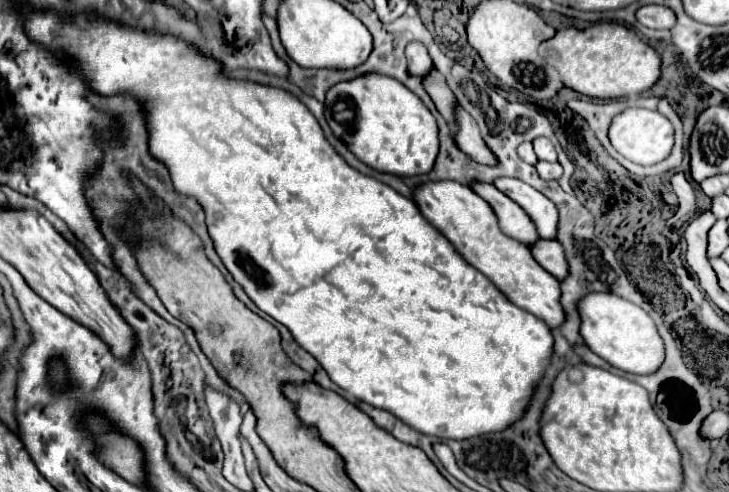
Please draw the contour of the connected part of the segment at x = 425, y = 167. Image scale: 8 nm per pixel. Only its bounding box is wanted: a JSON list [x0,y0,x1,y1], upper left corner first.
[326,75,438,177]

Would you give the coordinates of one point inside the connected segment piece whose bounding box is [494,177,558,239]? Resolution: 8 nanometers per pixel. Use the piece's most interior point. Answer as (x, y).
(545, 216)

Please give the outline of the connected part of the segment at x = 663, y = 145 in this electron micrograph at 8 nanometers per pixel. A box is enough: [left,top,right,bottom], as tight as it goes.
[608,109,674,165]

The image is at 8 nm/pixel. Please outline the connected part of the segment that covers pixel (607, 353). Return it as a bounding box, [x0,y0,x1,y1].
[580,293,664,375]

